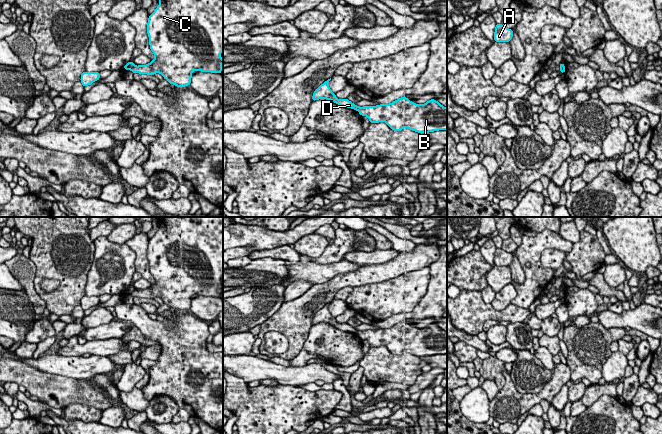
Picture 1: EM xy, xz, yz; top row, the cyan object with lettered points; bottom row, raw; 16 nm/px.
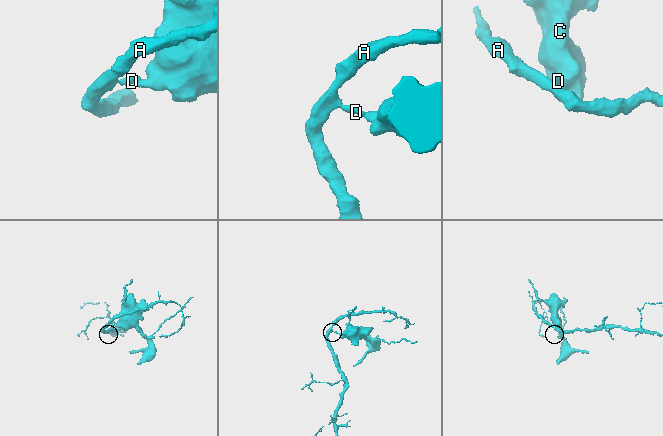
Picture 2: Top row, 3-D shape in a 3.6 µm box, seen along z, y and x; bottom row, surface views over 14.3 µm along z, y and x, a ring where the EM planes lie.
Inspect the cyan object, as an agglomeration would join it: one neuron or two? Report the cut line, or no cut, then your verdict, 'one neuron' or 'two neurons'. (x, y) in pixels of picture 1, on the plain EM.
cut xy (134, 289), (130, 293); two neurons

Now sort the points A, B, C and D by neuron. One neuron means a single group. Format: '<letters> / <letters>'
A D / B C

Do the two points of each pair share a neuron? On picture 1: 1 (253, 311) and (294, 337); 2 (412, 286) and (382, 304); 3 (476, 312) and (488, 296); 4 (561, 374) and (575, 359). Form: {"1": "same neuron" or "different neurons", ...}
{"1": "different neurons", "2": "same neuron", "3": "different neurons", "4": "different neurons"}

